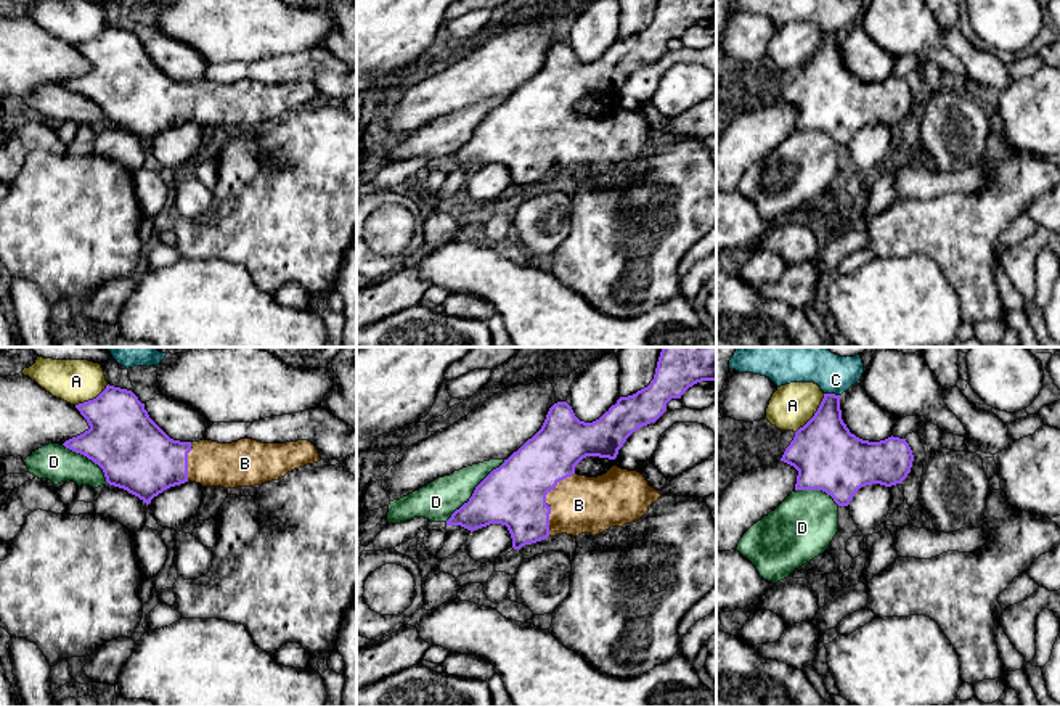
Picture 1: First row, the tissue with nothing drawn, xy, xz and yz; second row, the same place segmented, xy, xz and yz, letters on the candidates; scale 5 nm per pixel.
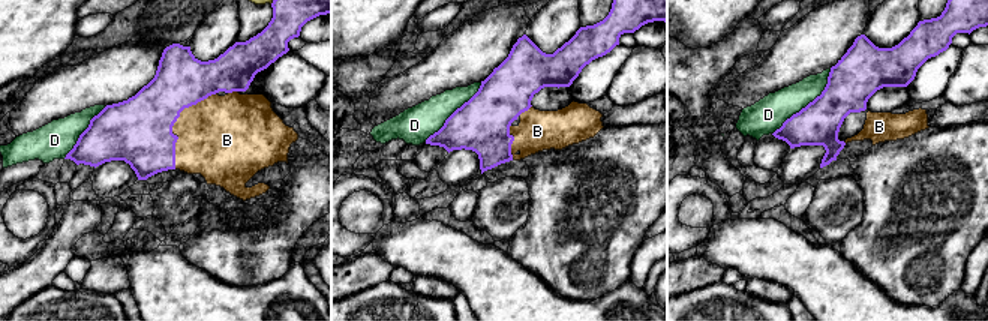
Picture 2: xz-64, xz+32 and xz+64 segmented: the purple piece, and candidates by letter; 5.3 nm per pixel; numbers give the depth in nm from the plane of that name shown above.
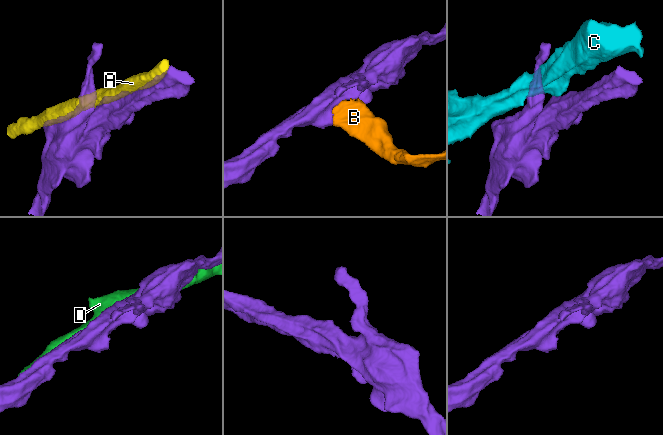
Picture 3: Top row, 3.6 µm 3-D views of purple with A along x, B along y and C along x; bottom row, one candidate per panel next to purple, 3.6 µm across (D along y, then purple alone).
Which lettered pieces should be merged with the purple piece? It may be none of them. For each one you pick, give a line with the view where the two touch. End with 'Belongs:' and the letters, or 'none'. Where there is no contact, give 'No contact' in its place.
B: Touches purple in xz
Belongs: B

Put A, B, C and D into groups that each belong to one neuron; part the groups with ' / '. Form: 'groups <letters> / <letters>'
groups A / B / C / D

